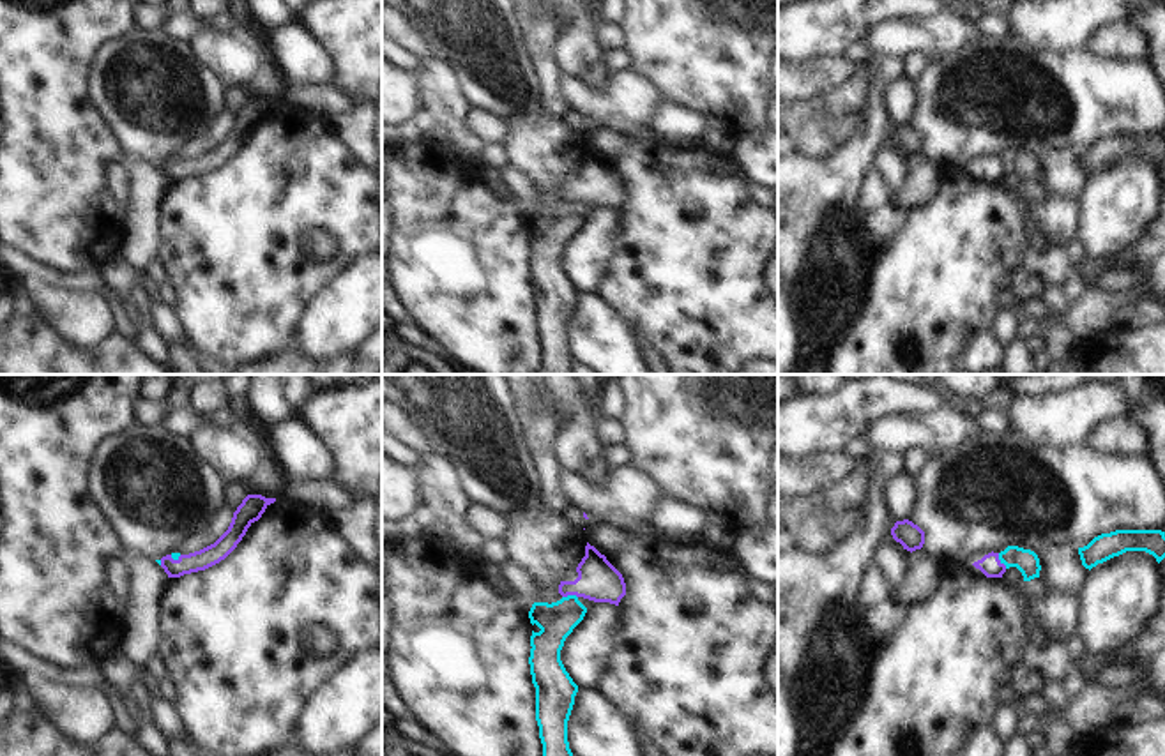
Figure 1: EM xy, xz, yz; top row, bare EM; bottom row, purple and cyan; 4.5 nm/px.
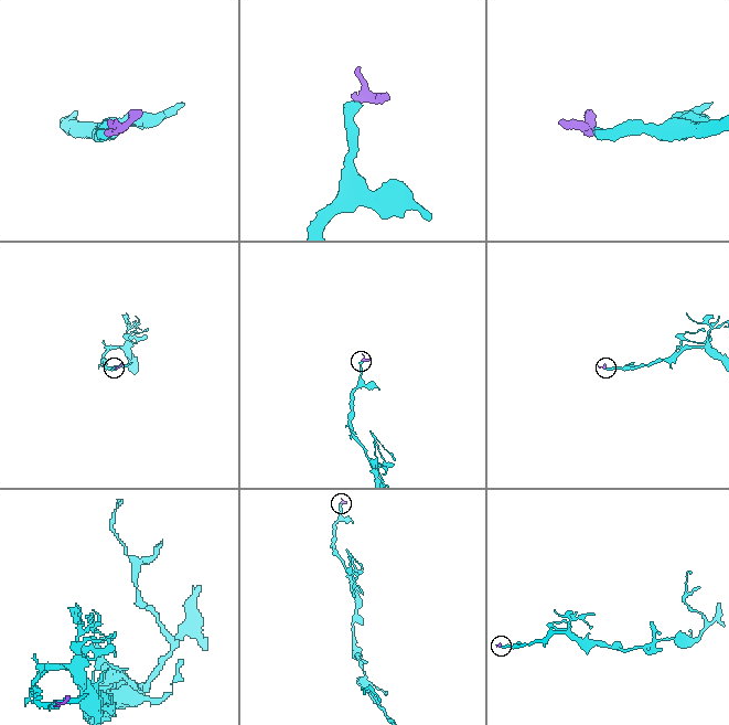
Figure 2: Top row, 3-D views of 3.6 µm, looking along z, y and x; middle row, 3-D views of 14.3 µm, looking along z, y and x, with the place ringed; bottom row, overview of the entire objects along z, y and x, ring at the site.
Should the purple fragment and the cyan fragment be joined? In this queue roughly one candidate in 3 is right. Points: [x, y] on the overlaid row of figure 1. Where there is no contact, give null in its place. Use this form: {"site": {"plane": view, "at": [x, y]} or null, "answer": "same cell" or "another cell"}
{"site": {"plane": "yz", "at": [999, 560]}, "answer": "another cell"}

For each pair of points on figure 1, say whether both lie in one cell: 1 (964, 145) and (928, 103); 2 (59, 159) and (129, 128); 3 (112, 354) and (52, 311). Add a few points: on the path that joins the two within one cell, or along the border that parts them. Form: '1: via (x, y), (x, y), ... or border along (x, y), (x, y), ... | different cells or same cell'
1: via (959, 135), (939, 113) | same cell
2: border along (91, 98), (126, 156) | different cells
3: border along (114, 329), (92, 347), (75, 347), (57, 332) | different cells

